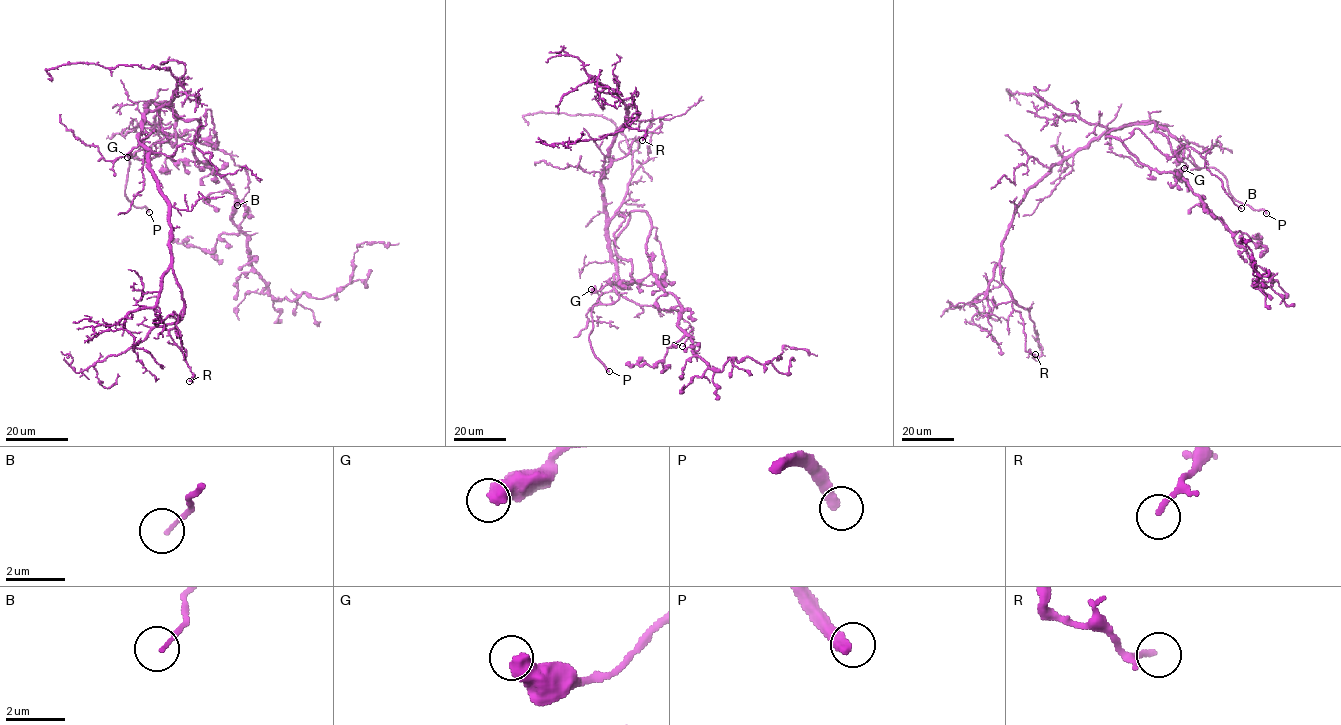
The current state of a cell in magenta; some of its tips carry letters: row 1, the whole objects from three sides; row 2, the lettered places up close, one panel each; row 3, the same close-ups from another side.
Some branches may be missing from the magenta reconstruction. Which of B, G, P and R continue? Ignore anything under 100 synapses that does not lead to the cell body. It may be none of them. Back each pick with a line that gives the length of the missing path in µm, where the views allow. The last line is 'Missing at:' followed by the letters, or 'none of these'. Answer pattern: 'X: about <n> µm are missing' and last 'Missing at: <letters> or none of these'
P: about 60 µm are missing
Missing at: P

